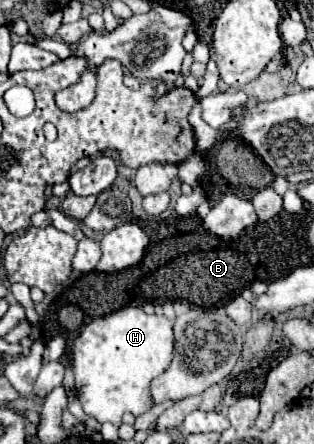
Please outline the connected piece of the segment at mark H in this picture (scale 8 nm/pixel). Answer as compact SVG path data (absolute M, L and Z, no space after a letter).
M124 307L108 317L96 317L82 327L72 345L72 371L76 395L84 411L100 423L122 423L124 413L142 415L152 407L148 385L164 373L172 361L172 321L160 315L146 315L140 307Z

